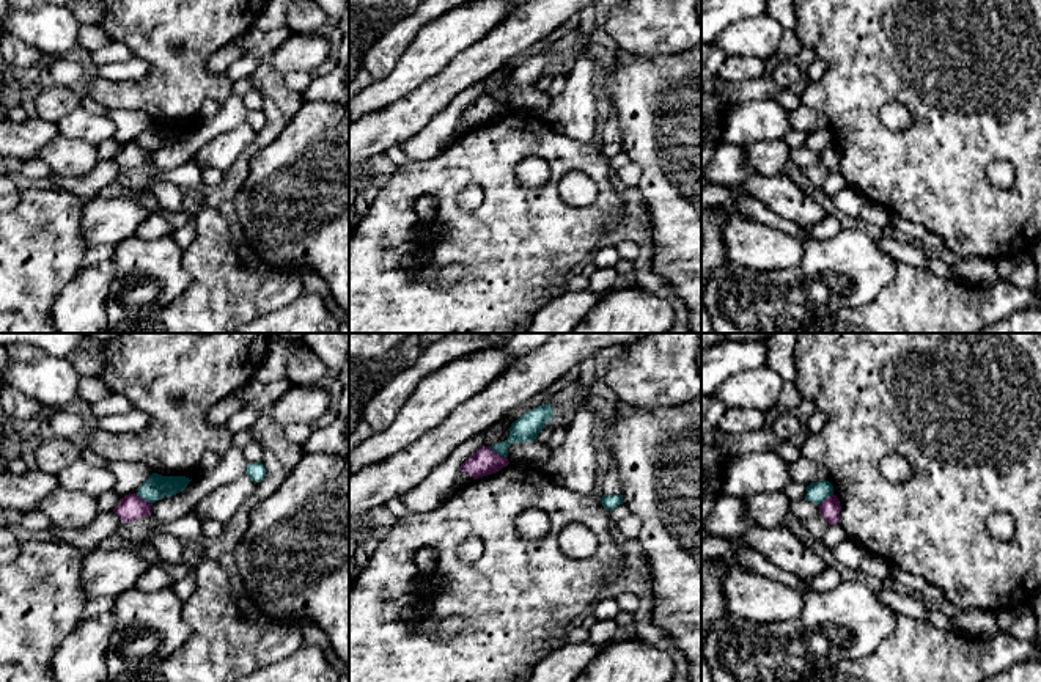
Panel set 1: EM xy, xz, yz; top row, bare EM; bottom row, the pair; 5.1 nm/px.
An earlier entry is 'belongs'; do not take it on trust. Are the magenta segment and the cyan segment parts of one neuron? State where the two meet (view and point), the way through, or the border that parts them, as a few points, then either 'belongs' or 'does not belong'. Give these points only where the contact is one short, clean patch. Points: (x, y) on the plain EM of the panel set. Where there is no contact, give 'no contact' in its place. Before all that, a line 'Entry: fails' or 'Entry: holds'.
Entry: fails
meets magenta in xz at (496, 101); border along xz (489, 95), (505, 106); does not belong

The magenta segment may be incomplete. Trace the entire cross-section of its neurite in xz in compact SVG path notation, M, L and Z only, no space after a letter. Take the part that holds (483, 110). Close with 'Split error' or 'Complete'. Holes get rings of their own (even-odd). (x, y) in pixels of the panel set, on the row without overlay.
M483 94L461 113L459 119L478 127L502 118L508 112L508 107L494 101L491 94Z. Complete

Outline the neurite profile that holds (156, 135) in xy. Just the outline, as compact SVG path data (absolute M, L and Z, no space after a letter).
M153 121L149 127L140 134L137 143L153 152L165 145L182 140L190 129L192 127L186 124L162 124Z

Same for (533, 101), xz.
M536 88L524 90L524 91L511 91L508 96L508 110L524 110L535 115L541 115L546 108L552 105L554 97L550 97L546 91L539 91Z

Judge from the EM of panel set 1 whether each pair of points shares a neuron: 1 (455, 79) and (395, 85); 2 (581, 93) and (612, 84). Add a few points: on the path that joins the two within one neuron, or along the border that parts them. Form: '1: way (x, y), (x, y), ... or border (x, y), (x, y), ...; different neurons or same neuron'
1: border (455, 57), (434, 76), (395, 101); different neurons
2: border (607, 68), (601, 84), (601, 95); different neurons

